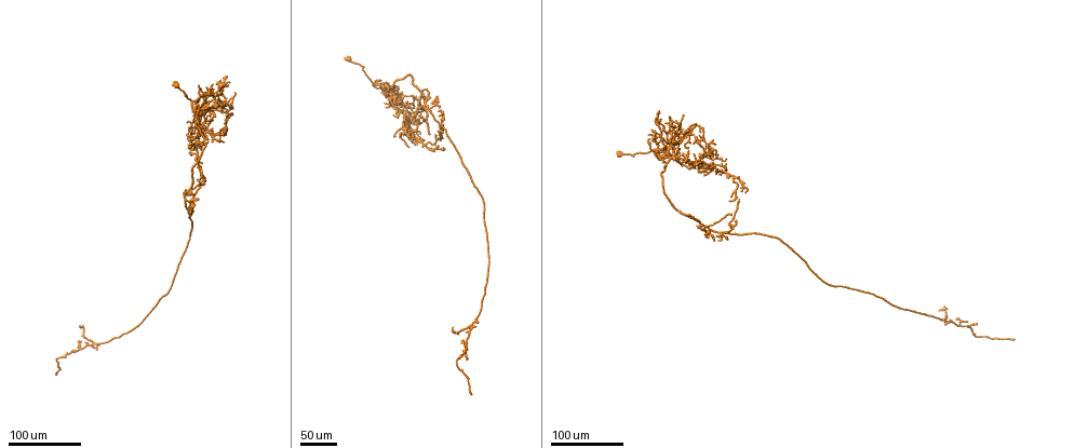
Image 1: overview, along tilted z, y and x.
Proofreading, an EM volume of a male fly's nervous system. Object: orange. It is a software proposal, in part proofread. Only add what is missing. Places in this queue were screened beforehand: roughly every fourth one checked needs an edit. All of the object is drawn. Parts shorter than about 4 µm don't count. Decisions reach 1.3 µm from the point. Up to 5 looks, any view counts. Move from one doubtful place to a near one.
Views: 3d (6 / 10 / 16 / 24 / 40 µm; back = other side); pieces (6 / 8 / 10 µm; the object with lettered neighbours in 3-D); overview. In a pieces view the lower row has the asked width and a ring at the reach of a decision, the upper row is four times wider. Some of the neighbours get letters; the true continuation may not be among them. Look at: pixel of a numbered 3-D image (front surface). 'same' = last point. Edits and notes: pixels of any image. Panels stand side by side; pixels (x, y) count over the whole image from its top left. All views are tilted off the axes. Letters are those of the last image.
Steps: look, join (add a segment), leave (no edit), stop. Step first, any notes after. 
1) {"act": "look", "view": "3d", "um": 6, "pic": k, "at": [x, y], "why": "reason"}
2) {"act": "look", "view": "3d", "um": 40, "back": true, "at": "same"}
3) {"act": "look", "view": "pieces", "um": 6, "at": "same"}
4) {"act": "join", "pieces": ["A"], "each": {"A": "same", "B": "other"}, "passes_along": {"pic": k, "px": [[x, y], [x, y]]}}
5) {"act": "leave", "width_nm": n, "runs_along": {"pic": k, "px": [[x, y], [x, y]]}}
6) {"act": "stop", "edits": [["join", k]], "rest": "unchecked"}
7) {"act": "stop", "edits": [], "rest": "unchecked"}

{"act": "look", "view": "3d", "um": 40, "pic": 1, "at": [647, 133], "why": "an open end"}

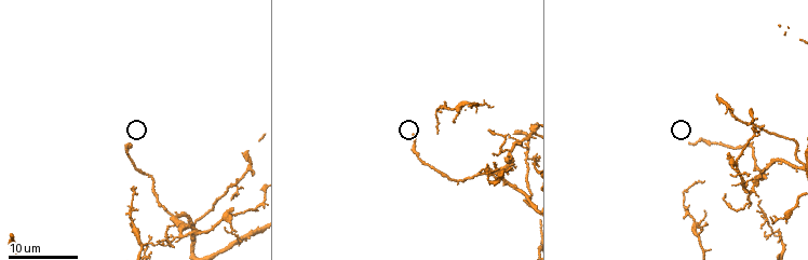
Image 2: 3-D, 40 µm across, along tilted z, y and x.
{"act": "look", "view": "pieces", "um": 6, "pic": 2, "at": [415, 133]}

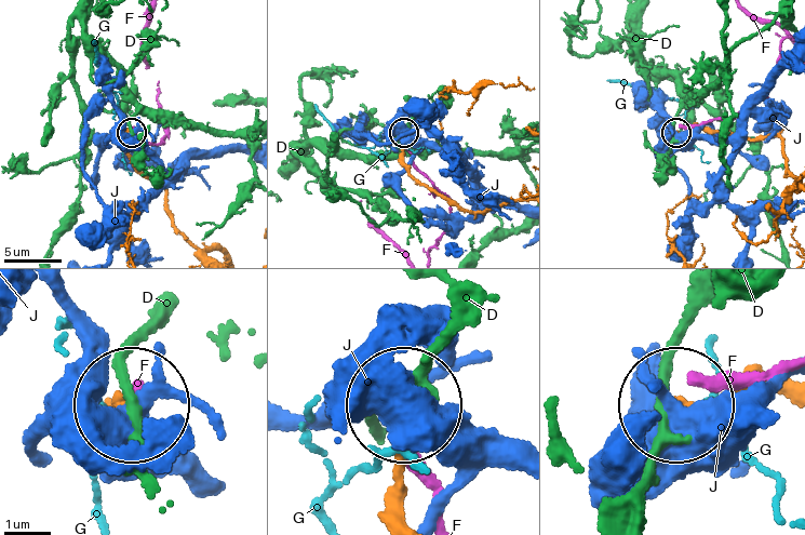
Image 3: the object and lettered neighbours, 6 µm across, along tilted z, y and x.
{"act": "leave", "each": {"D": "other", "F": "other", "G": "other", "J": "other"}, "found": "none of them fits"}

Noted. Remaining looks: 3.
{"act": "look", "view": "3d", "um": 40, "pic": 1, "at": [679, 139]}

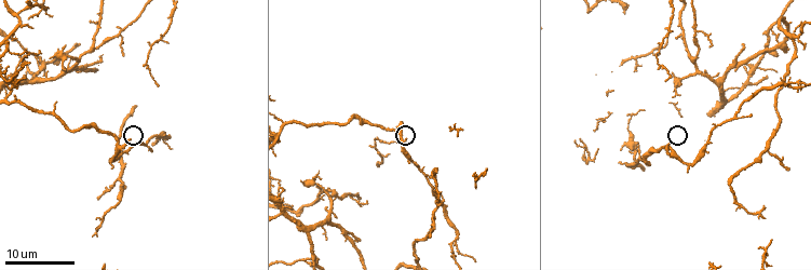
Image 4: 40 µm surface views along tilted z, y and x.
{"act": "look", "view": "pieces", "um": 8, "pic": 4, "at": [669, 144]}

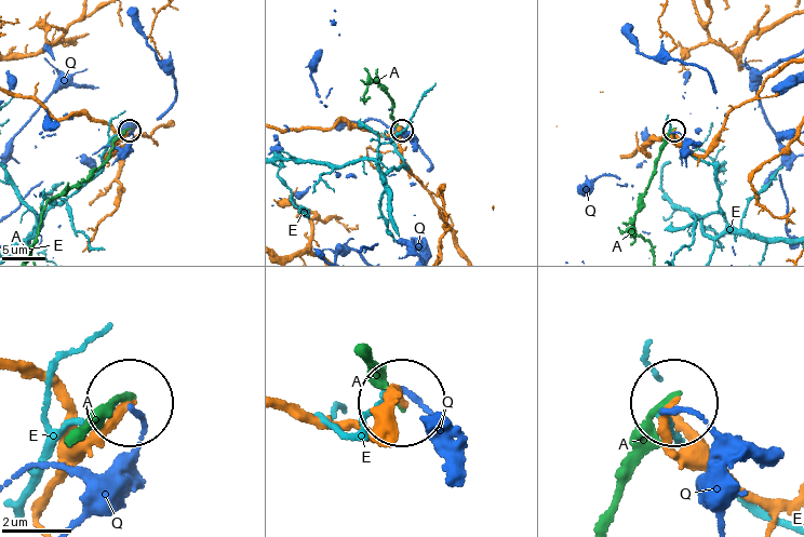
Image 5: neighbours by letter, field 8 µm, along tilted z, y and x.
{"act": "leave", "each": {"A": "other", "E": "other", "Q": "other"}, "found": "none of them fits"}

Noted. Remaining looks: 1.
{"act": "stop", "edits": [], "rest": "unchecked"}

